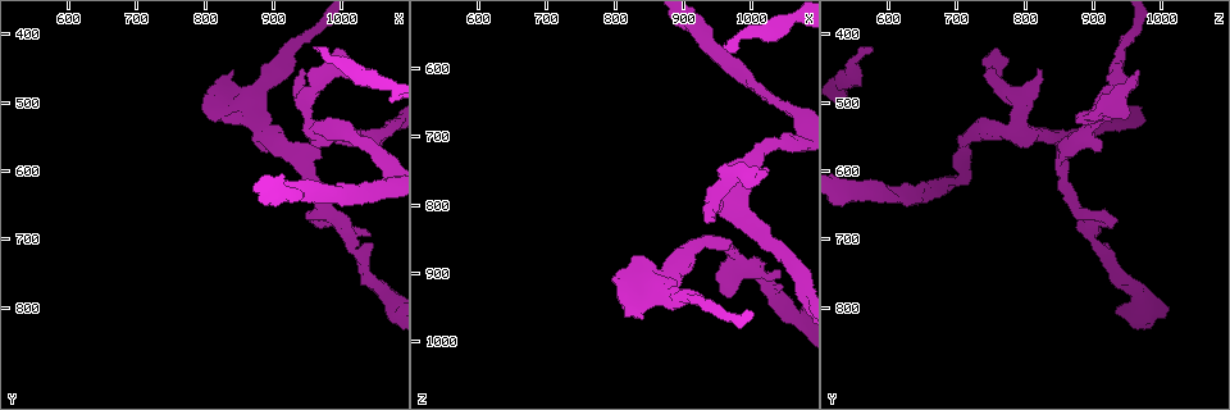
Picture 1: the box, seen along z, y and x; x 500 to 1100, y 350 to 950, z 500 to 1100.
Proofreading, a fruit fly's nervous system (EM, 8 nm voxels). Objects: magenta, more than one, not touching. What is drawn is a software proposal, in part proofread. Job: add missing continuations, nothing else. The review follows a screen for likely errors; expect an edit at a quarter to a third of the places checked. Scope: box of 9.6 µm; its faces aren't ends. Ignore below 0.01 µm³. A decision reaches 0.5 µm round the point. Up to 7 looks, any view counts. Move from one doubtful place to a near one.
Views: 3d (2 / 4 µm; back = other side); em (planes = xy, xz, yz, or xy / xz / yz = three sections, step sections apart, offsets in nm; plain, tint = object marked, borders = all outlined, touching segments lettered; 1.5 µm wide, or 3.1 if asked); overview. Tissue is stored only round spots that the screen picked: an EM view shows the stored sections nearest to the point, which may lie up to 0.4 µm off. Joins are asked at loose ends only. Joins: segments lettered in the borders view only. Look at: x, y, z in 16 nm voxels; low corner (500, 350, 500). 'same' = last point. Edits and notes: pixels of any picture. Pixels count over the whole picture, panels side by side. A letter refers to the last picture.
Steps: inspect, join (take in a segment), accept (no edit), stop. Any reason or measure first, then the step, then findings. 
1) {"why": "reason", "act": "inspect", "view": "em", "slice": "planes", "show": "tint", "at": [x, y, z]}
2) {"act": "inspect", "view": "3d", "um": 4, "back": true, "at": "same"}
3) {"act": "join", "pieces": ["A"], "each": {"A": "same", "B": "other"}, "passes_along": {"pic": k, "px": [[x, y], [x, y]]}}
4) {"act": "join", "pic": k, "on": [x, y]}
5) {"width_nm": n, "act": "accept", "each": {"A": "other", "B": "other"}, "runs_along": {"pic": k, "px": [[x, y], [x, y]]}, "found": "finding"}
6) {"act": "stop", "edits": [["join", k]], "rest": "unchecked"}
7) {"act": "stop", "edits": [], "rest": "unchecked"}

{"act": "inspect", "view": "3d", "um": 4, "at": [1045, 695, 900]}

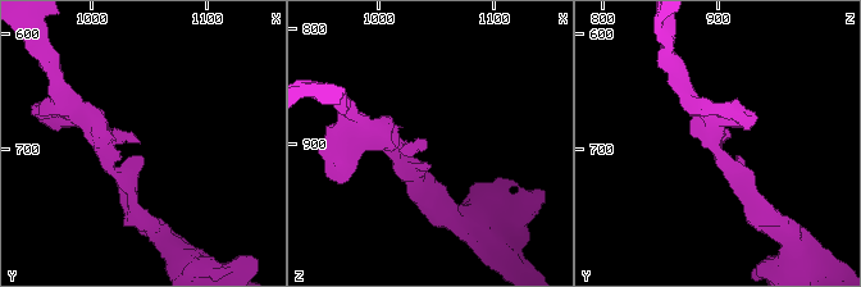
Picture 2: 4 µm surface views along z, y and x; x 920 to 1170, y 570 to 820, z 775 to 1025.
{"act": "inspect", "view": "em", "slice": "xz", "step": 8, "show": "tint", "at": [1042, 692, 896]}

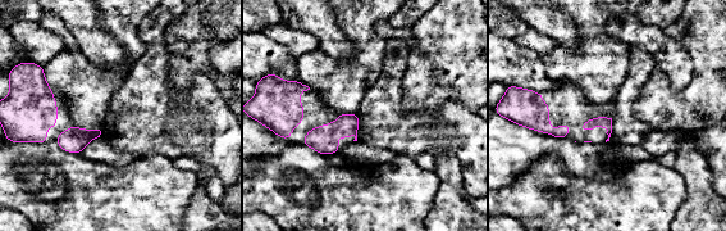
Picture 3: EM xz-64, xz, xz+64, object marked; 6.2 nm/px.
{"act": "inspect", "view": "em", "slice": "yz", "step": 8, "show": "borders", "at": "same"}

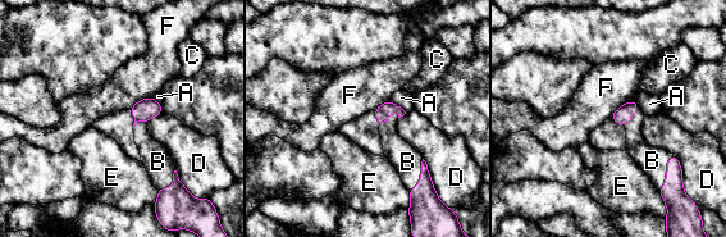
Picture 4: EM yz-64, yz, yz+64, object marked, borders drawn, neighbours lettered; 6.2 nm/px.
{"longest_contact_nm": ["B", 240], "act": "join", "pieces": ["B"], "each": {"A": "other", "B": "same", "C": "other", "D": "other", "E": "other", "F": "other"}, "passes_along": {"pic": 4, "px": [[681, 210], [667, 173], [652, 160]]}, "found": "it goes on there"}

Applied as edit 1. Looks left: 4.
{"why": "an open end", "act": "inspect", "view": "em", "slice": "planes", "show": "borders", "at": [935, 455, 830]}

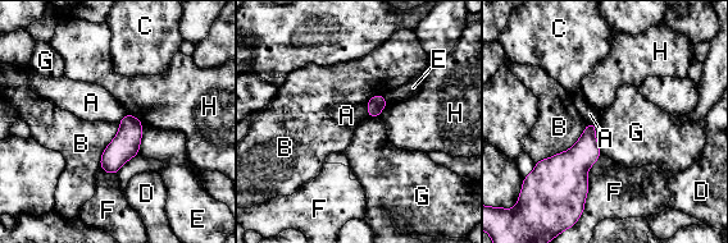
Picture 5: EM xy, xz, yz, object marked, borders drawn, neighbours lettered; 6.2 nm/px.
{"act": "accept", "each": {"A": "other", "B": "other", "C": "other", "D": "other", "E": "other", "F": "other", "G": "other", "H": "other"}, "border": {"pic": 5, "px": [[595, 138], [601, 154]]}, "found": "no lettered segment goes on from it"}

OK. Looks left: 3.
{"act": "inspect", "view": "em", "slice": "xz", "step": 4, "show": "borders", "at": [965, 420, 575]}

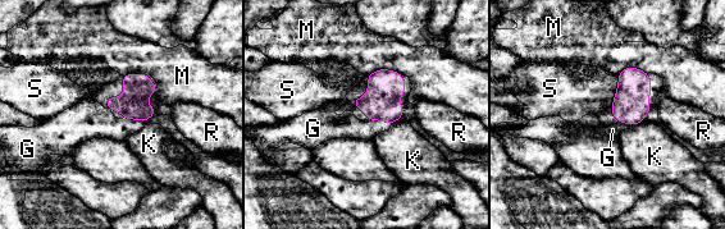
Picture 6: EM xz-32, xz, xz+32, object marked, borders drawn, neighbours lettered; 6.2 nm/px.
{"act": "inspect", "view": "em", "slice": "planes", "show": "borders", "at": "same"}

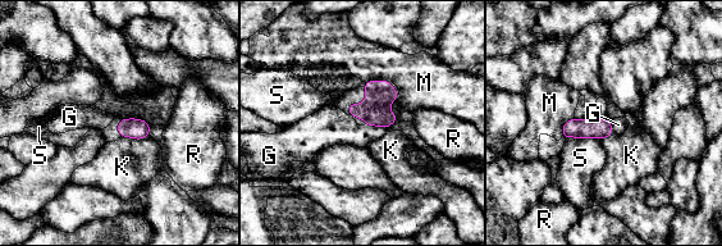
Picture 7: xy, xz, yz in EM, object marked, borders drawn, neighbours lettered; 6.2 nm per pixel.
{"act": "join", "pieces": ["G"], "each": {"G": "same", "K": "other", "M": "other", "R": "other", "S": "other"}, "found": "the cell continues"}

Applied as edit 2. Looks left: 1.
{"act": "stop", "edits": [["join", 4], ["join", 7]], "rest": "unchecked"}

